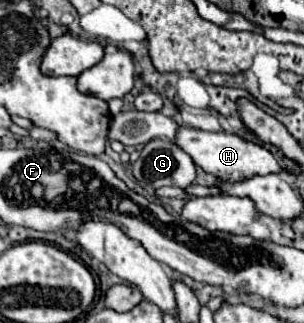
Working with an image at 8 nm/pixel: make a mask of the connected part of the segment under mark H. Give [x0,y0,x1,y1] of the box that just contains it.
[175,126,285,182]

